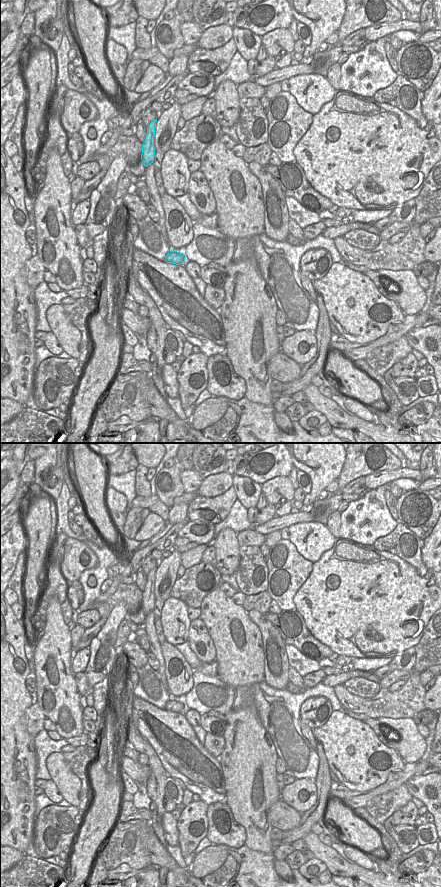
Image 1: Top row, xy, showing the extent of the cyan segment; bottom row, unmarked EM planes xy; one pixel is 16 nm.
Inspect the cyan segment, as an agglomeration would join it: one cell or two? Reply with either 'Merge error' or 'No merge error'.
No merge error

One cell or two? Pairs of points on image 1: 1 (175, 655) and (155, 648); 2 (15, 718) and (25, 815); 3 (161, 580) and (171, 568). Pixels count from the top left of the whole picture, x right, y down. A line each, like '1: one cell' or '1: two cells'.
1: two cells
2: one cell
3: one cell

